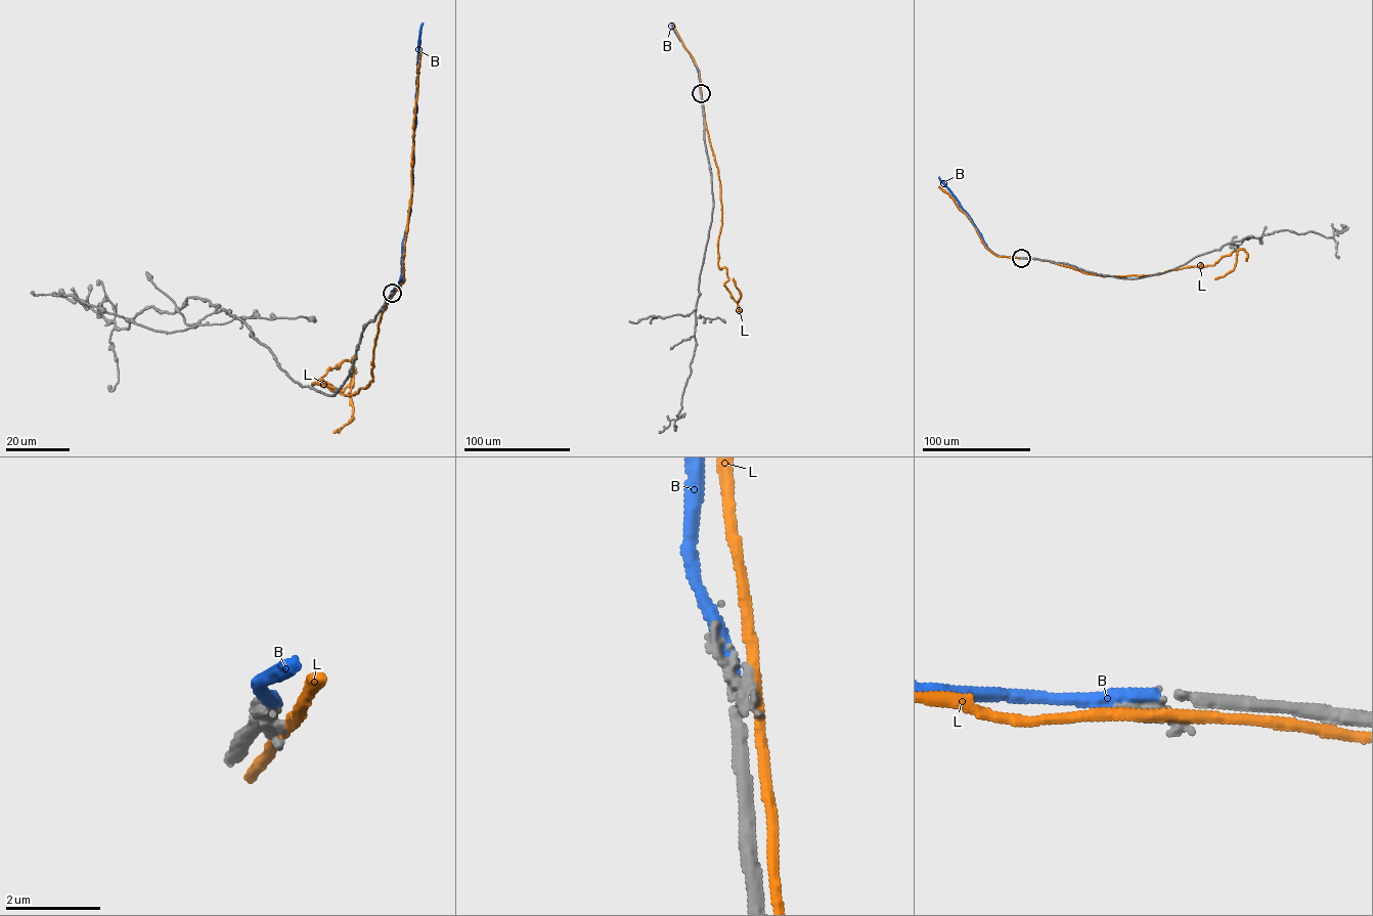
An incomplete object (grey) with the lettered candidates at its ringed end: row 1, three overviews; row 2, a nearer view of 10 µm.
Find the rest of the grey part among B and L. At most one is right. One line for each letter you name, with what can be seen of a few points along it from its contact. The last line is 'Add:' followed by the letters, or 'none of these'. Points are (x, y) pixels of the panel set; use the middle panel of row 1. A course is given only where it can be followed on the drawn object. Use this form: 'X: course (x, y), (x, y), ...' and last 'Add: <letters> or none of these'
B: course (701, 93), (698, 70), (671, 25)
Add: B

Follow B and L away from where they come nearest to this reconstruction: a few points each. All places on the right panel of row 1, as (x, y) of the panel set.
B: (1021, 258), (998, 256), (991, 252), (939, 177)
L: (1022, 258), (1104, 276), (1146, 275), (1213, 265), (1237, 252), (1234, 269), (1214, 278)

